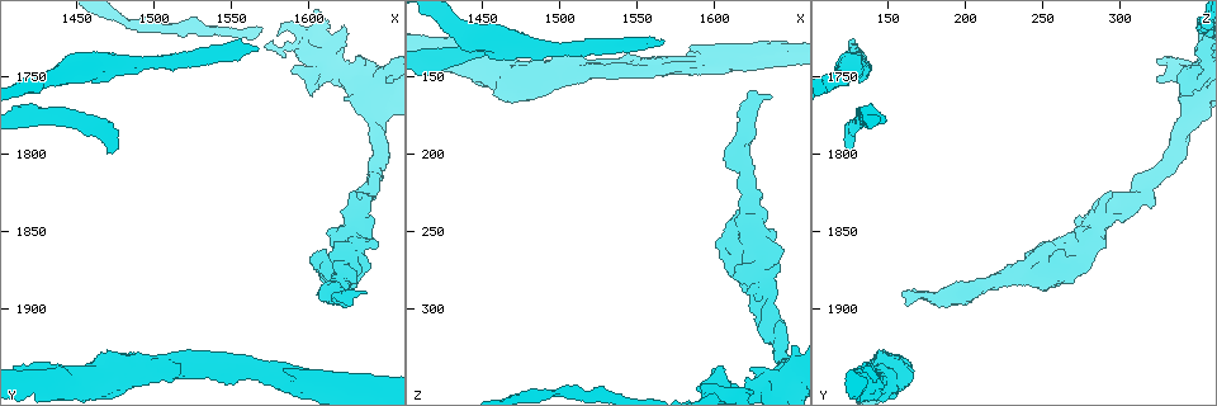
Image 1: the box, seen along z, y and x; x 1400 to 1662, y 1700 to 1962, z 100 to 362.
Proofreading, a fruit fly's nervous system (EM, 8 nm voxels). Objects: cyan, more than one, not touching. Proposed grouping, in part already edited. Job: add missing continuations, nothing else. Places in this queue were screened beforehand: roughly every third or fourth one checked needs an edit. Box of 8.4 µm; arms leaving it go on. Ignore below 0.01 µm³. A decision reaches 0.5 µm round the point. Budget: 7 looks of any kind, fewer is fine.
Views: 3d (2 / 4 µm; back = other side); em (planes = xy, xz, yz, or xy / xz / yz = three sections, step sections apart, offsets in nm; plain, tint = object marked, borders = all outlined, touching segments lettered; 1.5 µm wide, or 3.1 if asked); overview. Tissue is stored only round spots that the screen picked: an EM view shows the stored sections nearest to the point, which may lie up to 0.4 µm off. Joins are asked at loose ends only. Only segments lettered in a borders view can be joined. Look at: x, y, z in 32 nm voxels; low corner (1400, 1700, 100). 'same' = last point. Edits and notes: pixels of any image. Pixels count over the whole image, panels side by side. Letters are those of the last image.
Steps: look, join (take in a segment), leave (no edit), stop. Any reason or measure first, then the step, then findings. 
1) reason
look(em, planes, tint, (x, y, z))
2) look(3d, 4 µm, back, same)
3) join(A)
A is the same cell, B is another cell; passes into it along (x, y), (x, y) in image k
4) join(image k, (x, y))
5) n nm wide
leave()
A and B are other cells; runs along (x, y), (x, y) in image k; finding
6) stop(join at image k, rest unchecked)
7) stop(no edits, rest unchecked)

free end
look(em, yz, step 4, tint, (1638, 1888, 162))

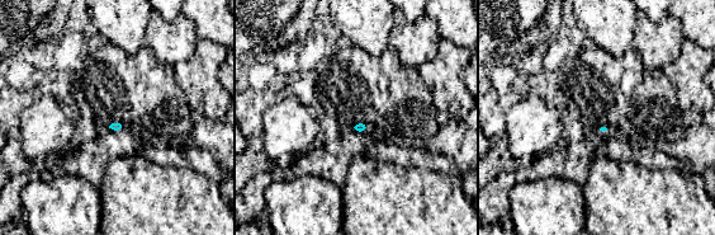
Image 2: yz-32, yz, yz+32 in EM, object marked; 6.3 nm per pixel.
look(em, planes, borders, same)

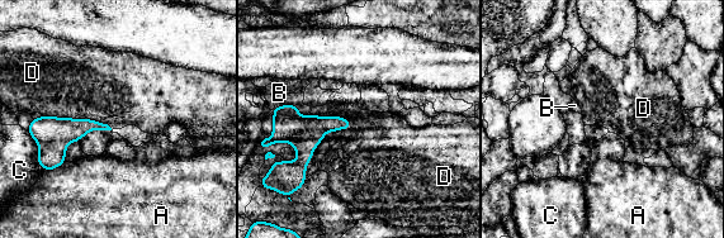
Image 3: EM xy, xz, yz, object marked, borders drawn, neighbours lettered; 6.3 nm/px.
join(B)
B is the same cell, A, C and D are other cells; passes into it along (304, 133), (285, 105), (279, 93) in image 3; it goes on there

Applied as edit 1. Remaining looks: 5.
look(overview)

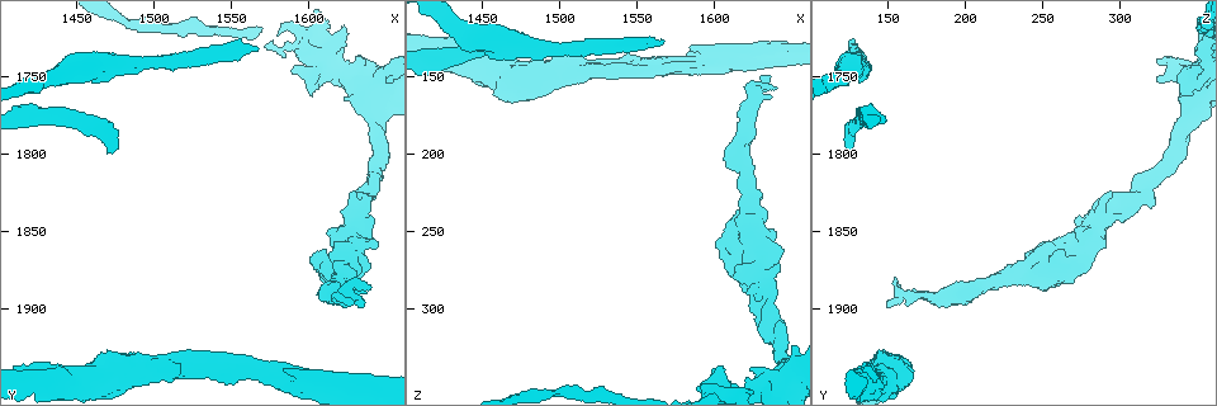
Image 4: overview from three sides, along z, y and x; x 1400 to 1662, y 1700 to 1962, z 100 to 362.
free end
look(em, planes, borders, (1474, 1800, 124))

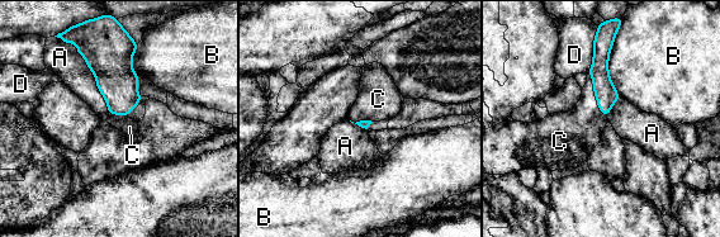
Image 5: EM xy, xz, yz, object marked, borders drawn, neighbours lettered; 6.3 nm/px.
join(C)
C is the same cell, A, B and D are other cells; it goes on there

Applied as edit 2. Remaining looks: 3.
look(overview)

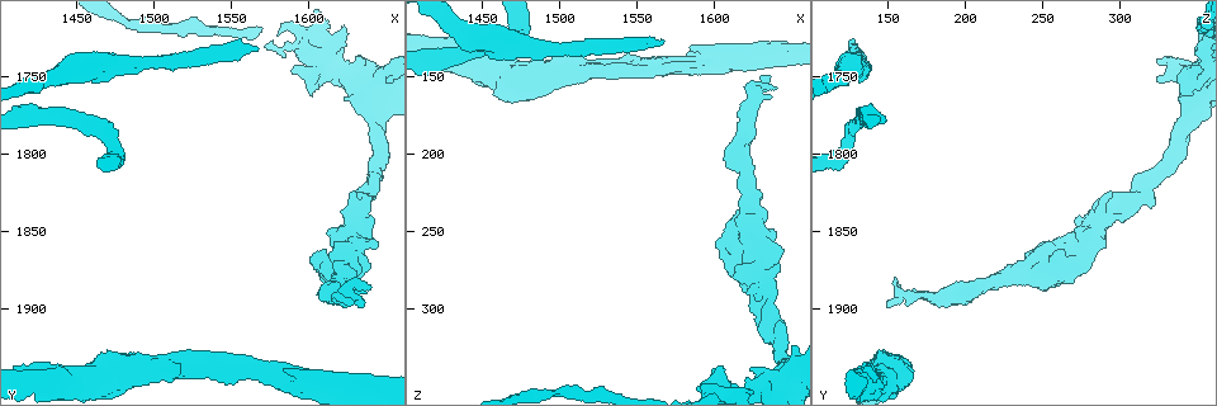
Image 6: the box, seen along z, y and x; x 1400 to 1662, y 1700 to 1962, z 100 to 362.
branch stops here
look(em, xz, step 8, borders, (1566, 1734, 126))

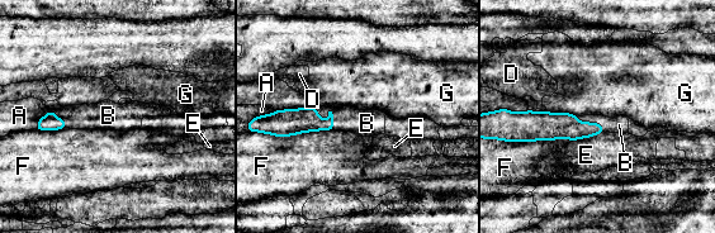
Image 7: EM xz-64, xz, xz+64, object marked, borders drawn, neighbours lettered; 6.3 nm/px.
another direction
look(em, planes, borders, same)

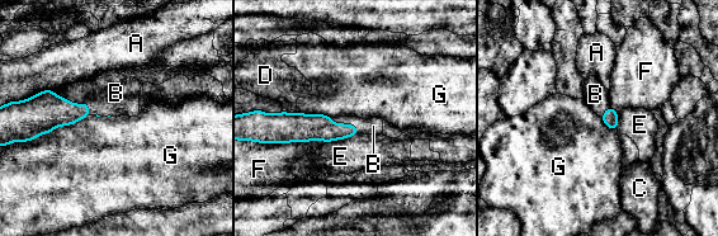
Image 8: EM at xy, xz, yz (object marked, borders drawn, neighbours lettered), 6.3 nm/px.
join(B)
B is the same cell, A, C, D, E, F and G are other cells; passes into it along (39, 114), (75, 104), (112, 93) in image 8; the neuron continues

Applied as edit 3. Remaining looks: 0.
stop(join at image 3, join at image 5, join at image 8, rest unchecked)

